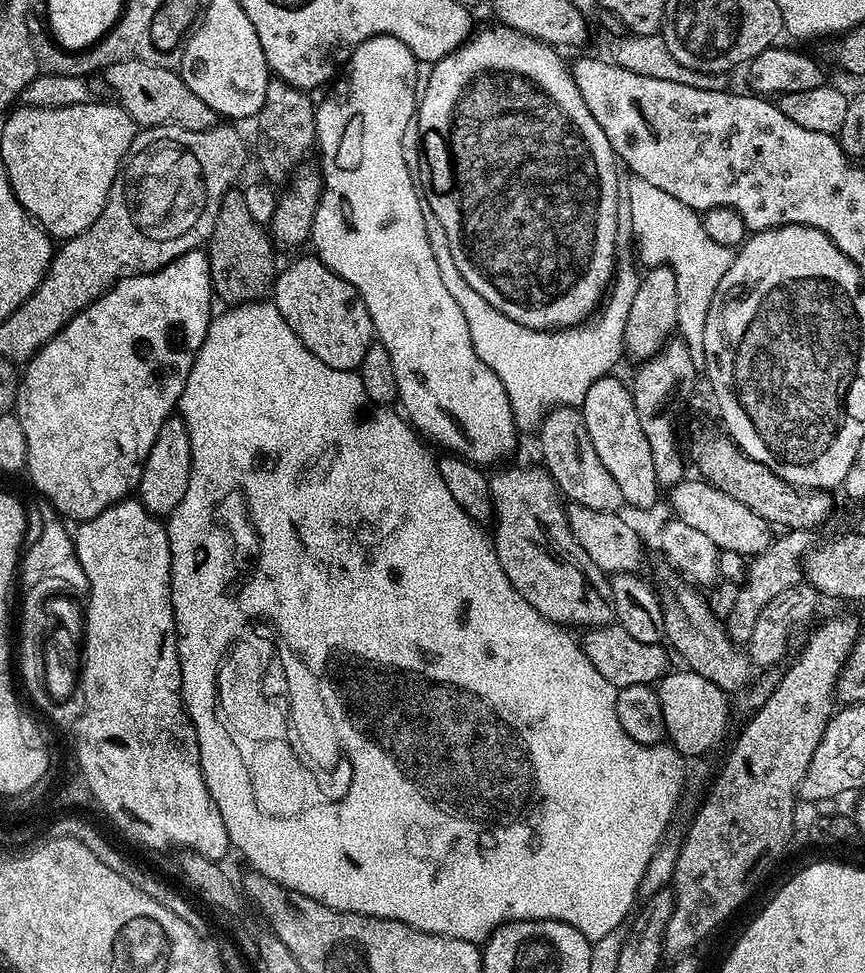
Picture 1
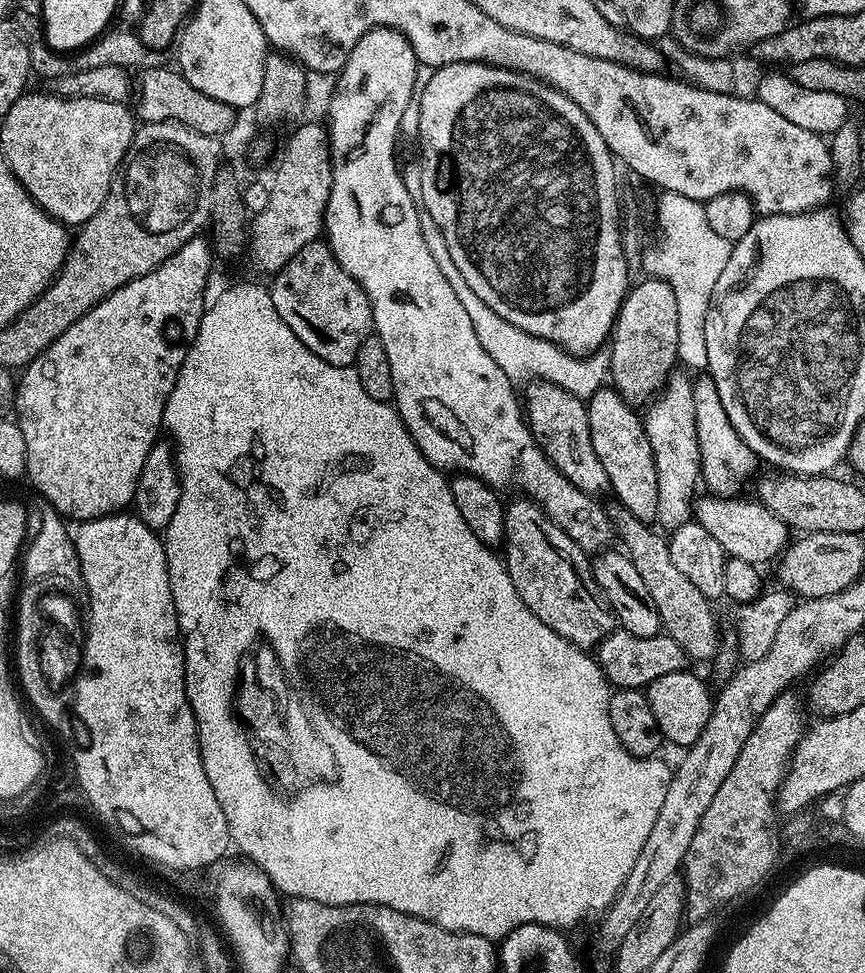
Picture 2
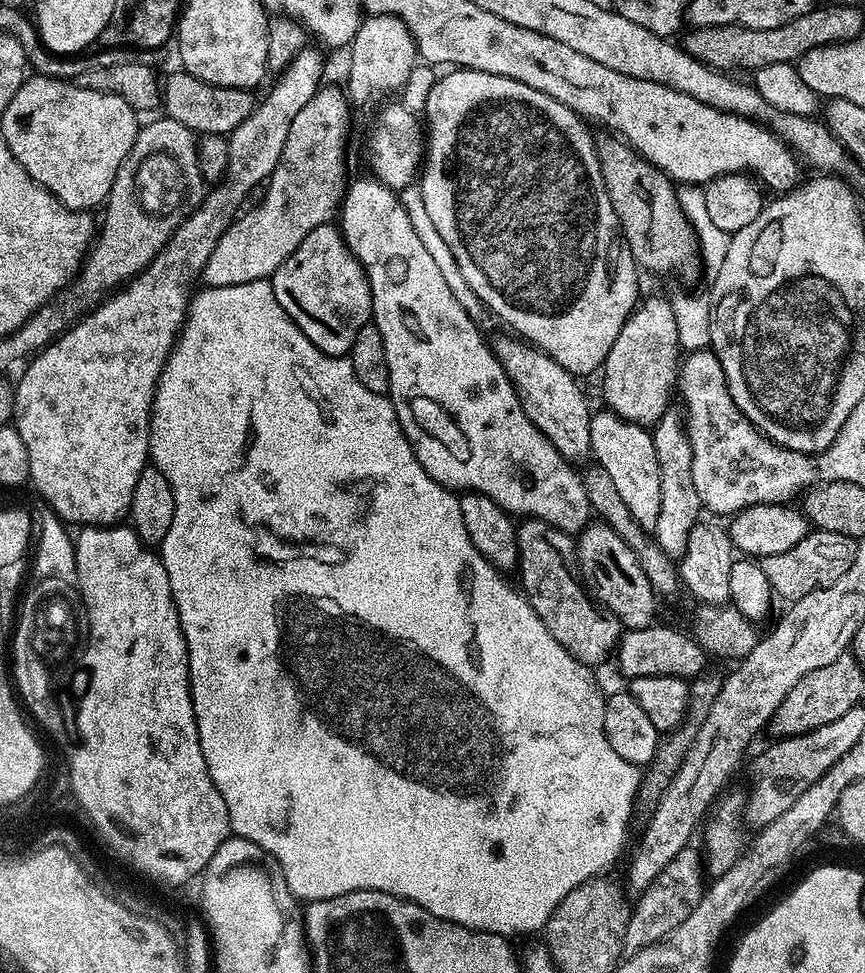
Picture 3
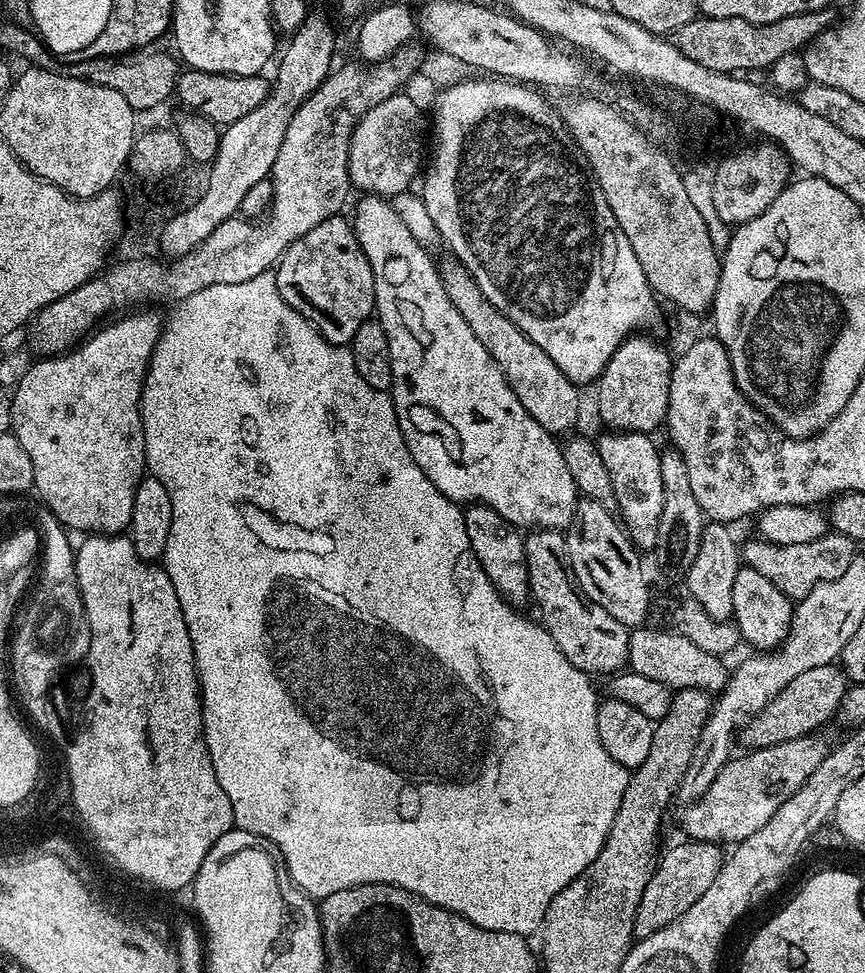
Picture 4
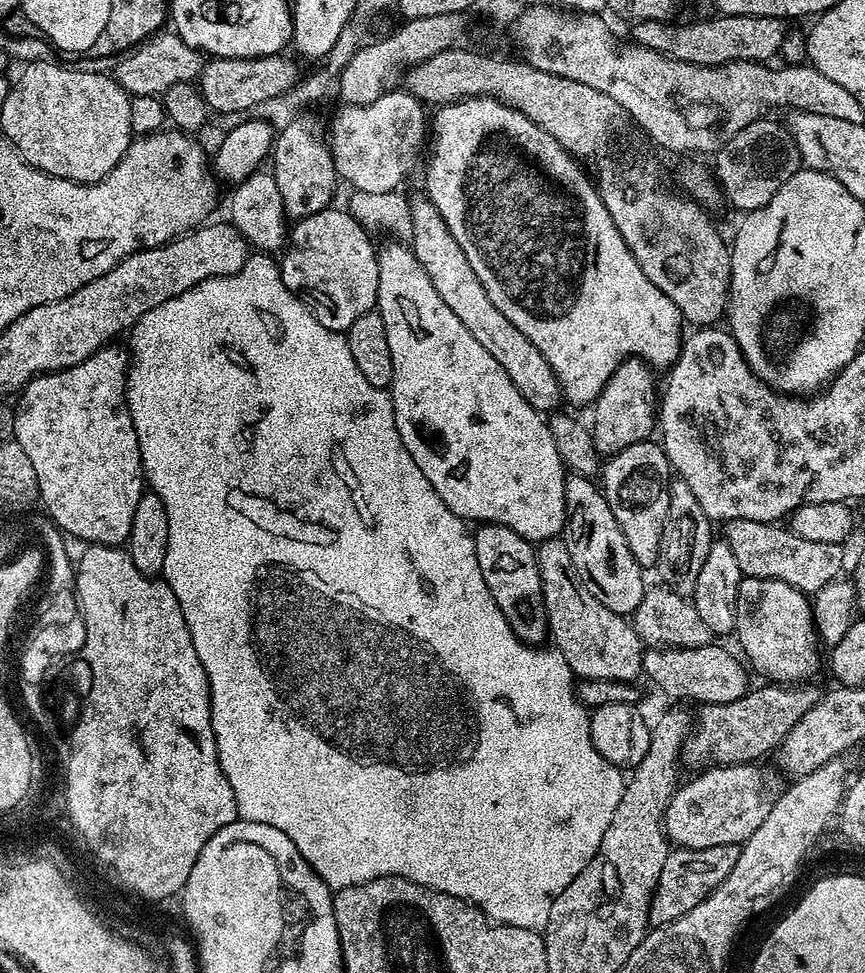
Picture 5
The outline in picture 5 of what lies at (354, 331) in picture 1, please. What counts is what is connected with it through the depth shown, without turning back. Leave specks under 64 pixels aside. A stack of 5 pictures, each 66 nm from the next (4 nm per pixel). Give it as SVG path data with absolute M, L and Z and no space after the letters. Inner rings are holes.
M329 206L320 212L315 212L309 216L297 219L290 228L290 239L287 241L286 247L283 249L282 255L279 257L278 263L280 273L282 274L282 282L286 282L286 286L295 294L297 300L301 300L306 307L312 311L314 318L318 318L318 322L322 322L322 326L326 326L326 330L334 330L335 332L347 333L350 326L354 326L354 322L358 322L358 318L362 318L362 314L373 311L376 308L376 295L378 294L378 248L372 245L369 229L363 228L354 217L343 207Z

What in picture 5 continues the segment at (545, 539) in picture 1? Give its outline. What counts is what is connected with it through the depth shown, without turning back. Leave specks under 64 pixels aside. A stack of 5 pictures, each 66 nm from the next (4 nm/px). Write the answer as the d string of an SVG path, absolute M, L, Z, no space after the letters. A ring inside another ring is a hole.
M563 539L541 540L536 548L538 574L542 582L544 609L548 615L548 632L555 651L566 658L573 677L606 678L607 680L635 681L644 667L645 645L635 627L625 617L606 610L586 586L580 584Z

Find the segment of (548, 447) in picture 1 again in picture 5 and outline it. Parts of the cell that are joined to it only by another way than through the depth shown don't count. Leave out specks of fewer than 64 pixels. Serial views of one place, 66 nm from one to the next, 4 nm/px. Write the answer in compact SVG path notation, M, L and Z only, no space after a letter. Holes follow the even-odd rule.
M420 194L416 197L413 195L410 203L412 205L410 247L429 275L435 290L441 295L446 306L461 319L470 334L493 355L494 360L506 371L514 386L517 386L518 392L530 402L532 408L539 412L553 411L558 406L557 402L561 401L562 393L545 355L491 302L482 282L471 269L466 254L454 239L442 214L438 214L436 207L428 201L427 195Z

